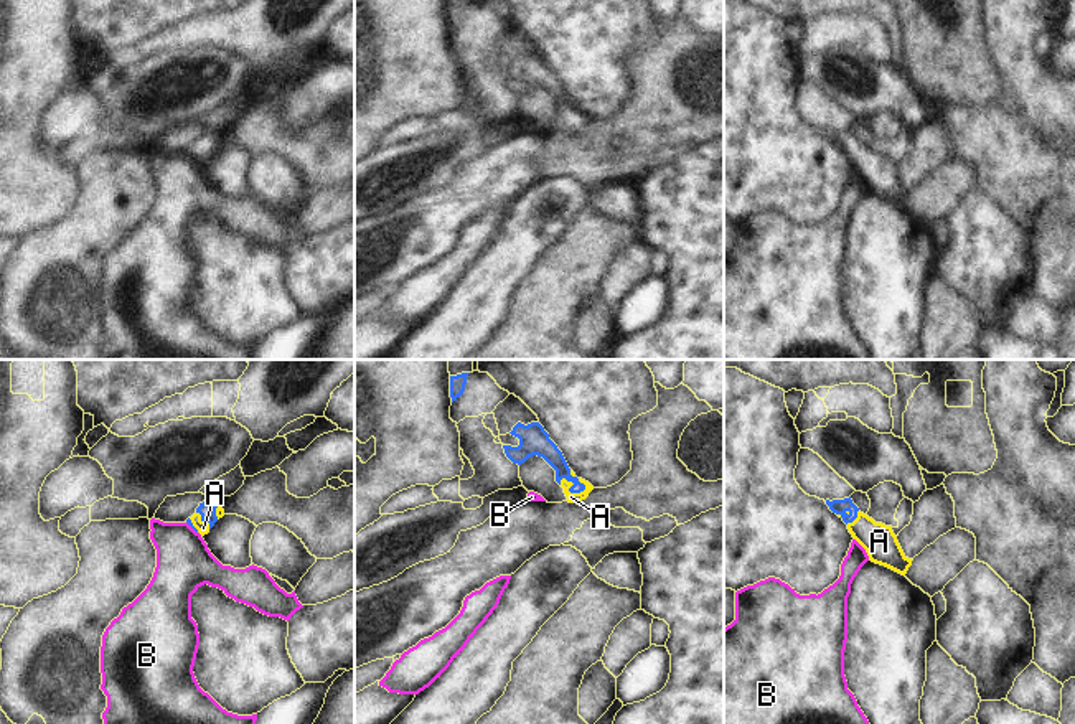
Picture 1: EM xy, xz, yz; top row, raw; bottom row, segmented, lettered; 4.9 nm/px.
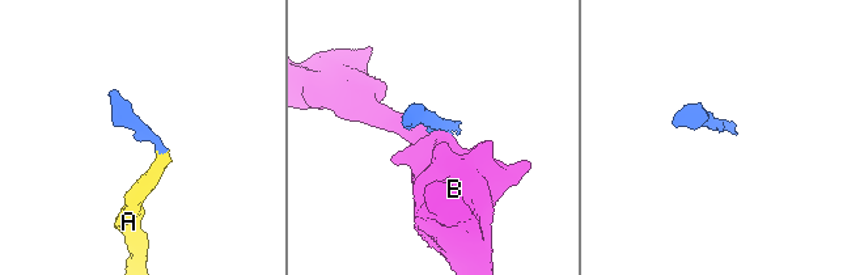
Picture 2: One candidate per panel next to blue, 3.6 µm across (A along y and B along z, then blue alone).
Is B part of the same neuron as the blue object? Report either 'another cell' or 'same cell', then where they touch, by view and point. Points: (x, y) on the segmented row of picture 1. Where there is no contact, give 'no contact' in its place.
another cell; contact xy (192, 526)

